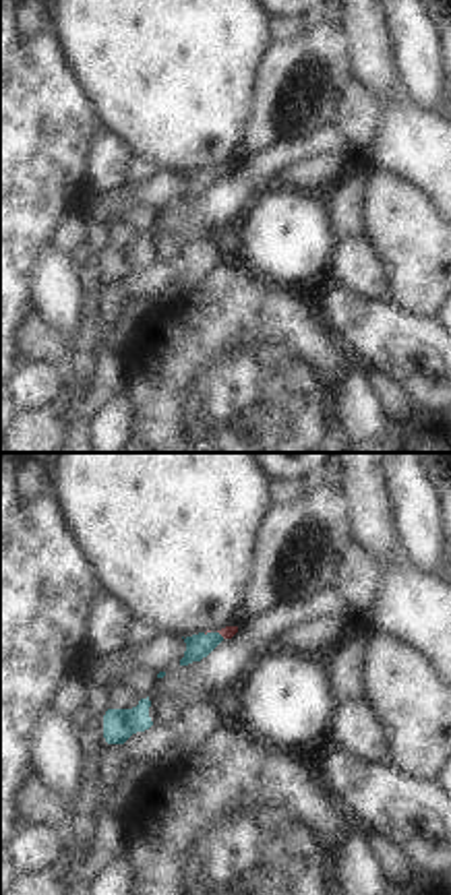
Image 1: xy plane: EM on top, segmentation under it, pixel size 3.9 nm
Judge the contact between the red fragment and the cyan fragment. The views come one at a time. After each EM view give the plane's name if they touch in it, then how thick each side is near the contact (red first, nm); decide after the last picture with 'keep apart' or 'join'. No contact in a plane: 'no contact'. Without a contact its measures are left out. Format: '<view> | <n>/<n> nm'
xy | 20/100 nm

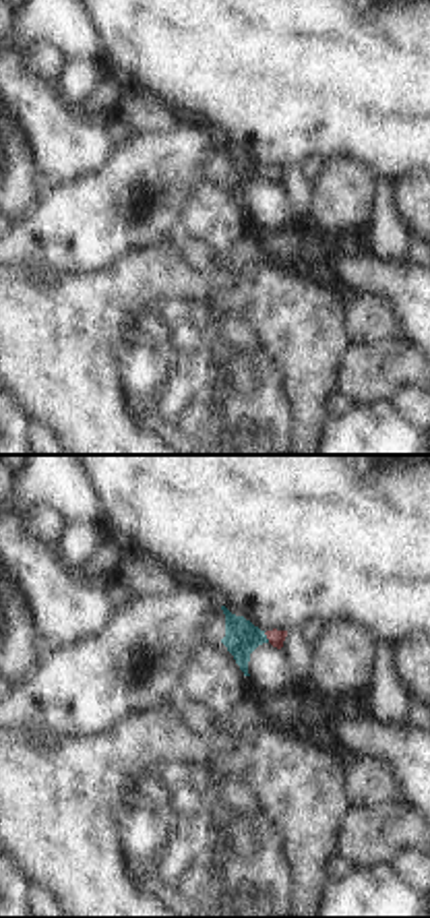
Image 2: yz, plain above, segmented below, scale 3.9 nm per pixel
yz | 70/140 nm

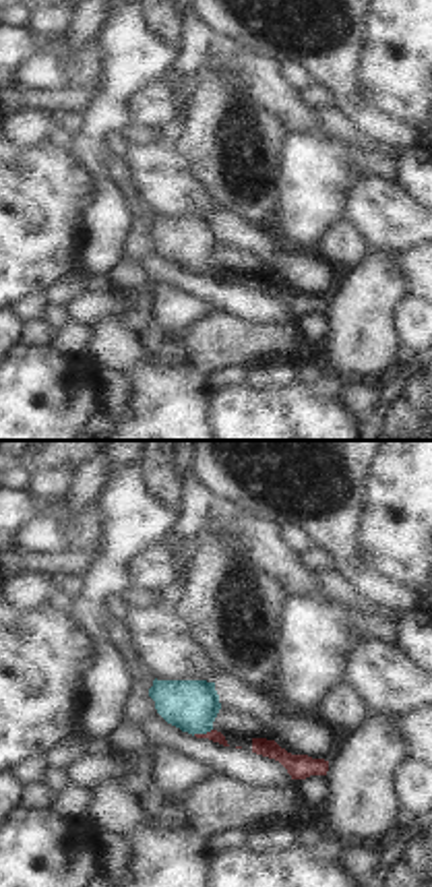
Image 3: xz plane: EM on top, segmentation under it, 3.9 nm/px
xz | 50/200 nm

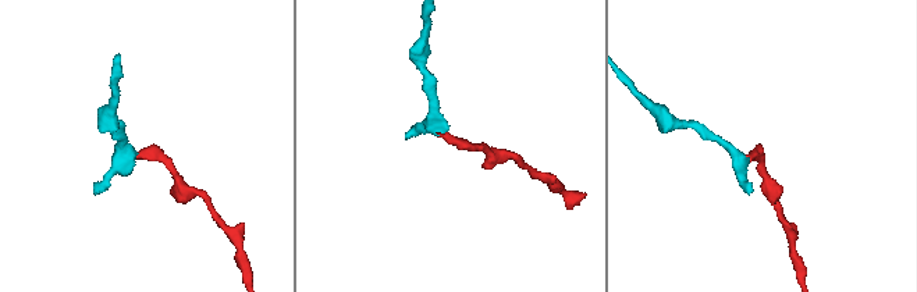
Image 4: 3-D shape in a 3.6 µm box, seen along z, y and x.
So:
join

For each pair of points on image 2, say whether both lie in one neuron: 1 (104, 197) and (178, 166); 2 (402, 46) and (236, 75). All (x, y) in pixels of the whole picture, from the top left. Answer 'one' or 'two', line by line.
1: one
2: one

